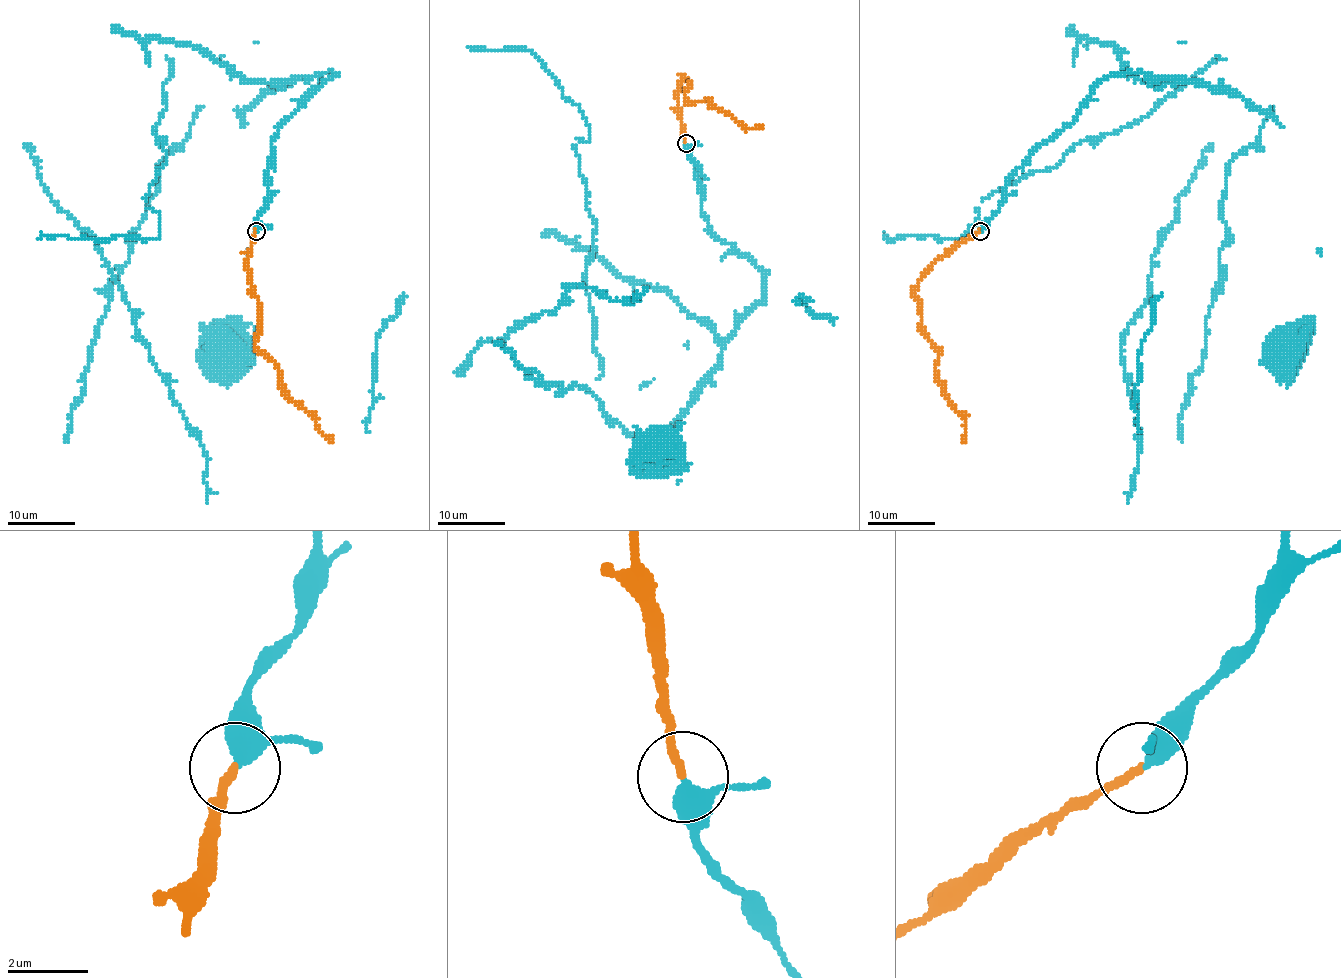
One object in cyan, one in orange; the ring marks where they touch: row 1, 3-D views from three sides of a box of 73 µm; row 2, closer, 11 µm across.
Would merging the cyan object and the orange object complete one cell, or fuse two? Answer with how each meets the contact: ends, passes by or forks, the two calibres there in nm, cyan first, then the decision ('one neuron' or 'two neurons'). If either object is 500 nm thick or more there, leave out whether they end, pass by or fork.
cyan passes by | orange ends | 280/200 nm | one neuron

